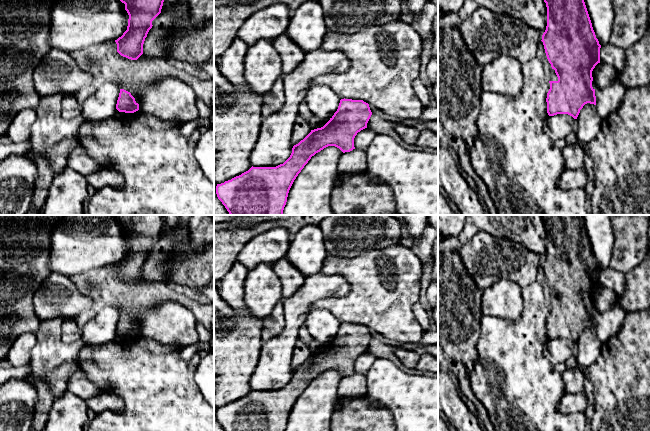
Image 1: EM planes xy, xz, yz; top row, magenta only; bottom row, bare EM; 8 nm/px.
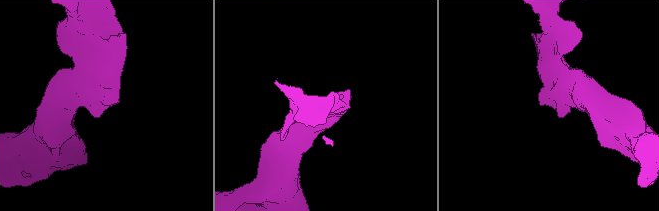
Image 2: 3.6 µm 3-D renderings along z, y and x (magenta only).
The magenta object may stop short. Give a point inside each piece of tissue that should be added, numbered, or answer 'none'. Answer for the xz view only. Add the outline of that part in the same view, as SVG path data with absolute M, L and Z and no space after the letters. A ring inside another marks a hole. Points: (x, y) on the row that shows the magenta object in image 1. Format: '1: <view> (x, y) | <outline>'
none

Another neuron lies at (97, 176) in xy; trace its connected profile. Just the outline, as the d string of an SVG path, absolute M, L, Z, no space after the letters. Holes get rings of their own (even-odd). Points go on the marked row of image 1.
M81 147L71 152L67 166L83 175L88 185L94 187L95 190L107 186L121 189L124 186L124 178L121 174L105 168Z

